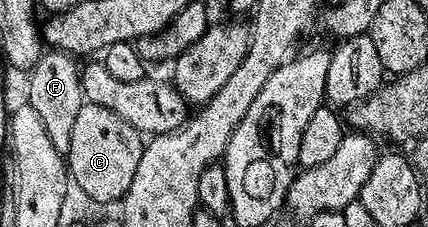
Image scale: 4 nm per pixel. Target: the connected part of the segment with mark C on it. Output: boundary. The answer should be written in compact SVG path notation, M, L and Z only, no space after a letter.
M83 103L80 114L76 114L76 123L72 125L70 149L64 153L73 187L98 204L121 201L132 186L132 178L136 178L143 147L143 133L124 122L120 114L104 110L104 106Z

